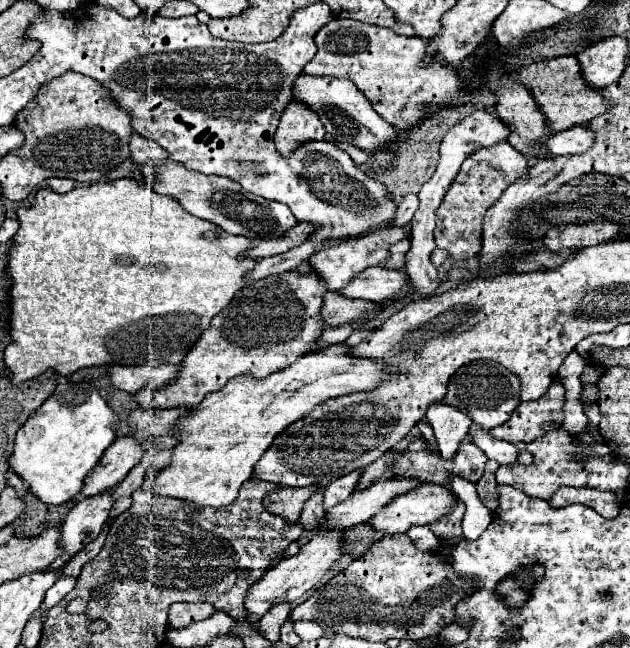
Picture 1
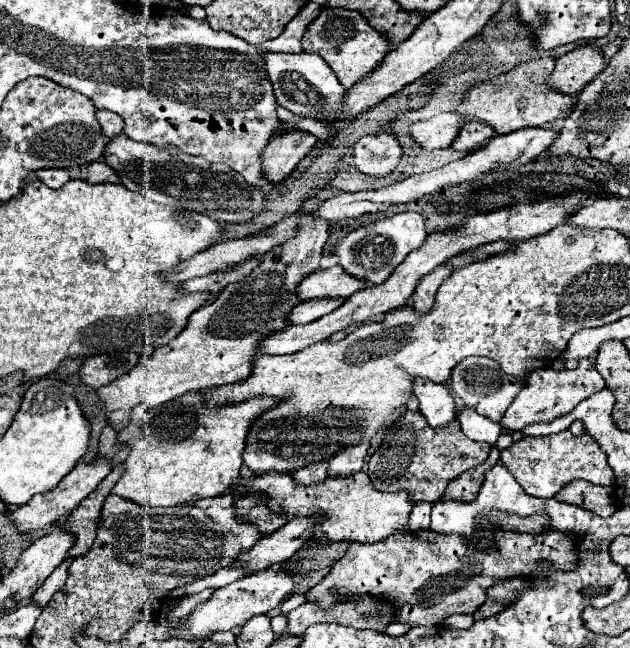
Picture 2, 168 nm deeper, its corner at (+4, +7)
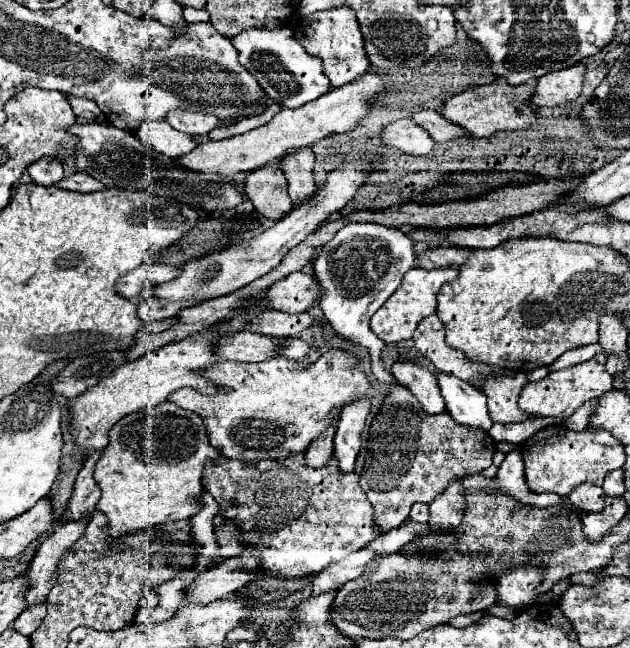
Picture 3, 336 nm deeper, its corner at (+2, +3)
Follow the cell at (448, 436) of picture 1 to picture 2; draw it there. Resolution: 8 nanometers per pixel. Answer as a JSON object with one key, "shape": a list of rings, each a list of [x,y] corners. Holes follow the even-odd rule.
{"shape":[[[415,380],[415,396],[419,400],[419,412],[431,428],[439,428],[457,418],[455,400],[447,386],[431,384],[429,380]]]}

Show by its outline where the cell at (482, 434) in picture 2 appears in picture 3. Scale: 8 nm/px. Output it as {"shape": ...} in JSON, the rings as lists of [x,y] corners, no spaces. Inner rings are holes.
{"shape":[[[443,372],[437,374],[437,382],[447,412],[453,416],[453,420],[457,420],[457,424],[465,424],[469,428],[481,428],[489,432],[493,422],[487,414],[487,398],[473,384]]]}

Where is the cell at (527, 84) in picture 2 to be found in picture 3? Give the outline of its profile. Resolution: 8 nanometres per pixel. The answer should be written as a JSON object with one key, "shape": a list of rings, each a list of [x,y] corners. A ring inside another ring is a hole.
{"shape":[[[495,80],[493,84],[469,88],[461,94],[451,96],[443,104],[439,114],[477,138],[489,136],[499,130],[527,130],[537,120],[535,108],[529,106],[531,96],[533,96],[533,80],[529,80],[529,84],[521,84],[519,88],[511,88],[509,84],[505,84],[505,80]]]}

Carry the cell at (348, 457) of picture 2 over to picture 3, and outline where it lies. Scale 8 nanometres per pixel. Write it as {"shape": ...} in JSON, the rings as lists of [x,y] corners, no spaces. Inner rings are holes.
{"shape":[[[361,398],[343,406],[335,434],[335,456],[339,458],[341,472],[353,472],[355,458],[361,448],[361,430],[369,414],[369,400]]]}

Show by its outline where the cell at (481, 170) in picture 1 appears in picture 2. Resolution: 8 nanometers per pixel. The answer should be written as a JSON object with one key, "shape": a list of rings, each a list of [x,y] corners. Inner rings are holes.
{"shape":[[[473,120],[471,124],[467,124],[467,128],[463,128],[463,134],[459,134],[459,140],[455,140],[453,146],[457,152],[469,154],[481,150],[491,138],[495,138],[495,130],[485,122]]]}

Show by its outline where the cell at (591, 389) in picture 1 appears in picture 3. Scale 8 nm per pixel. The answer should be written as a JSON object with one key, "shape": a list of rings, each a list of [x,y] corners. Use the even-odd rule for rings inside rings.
{"shape":[[[589,360],[589,362],[581,362],[581,364],[565,368],[565,370],[549,372],[539,382],[525,384],[523,392],[519,396],[519,404],[533,418],[553,416],[553,418],[563,420],[563,418],[571,416],[583,402],[587,402],[591,398],[599,398],[601,394],[605,394],[609,390],[613,390],[613,376],[605,370],[603,364],[599,364],[597,360]]]}

